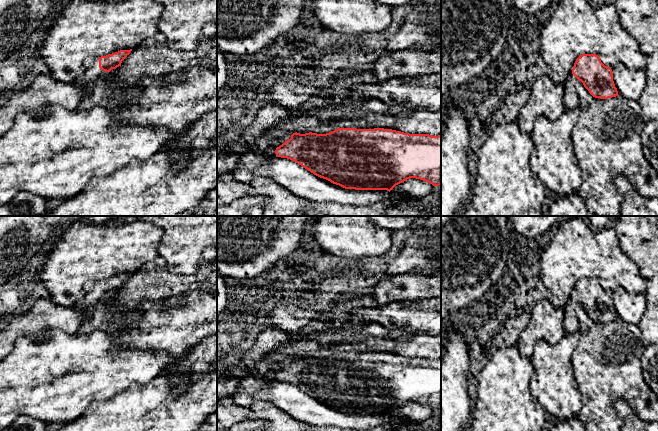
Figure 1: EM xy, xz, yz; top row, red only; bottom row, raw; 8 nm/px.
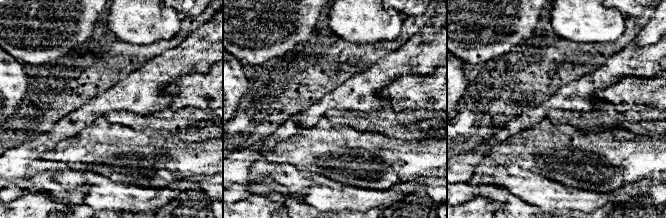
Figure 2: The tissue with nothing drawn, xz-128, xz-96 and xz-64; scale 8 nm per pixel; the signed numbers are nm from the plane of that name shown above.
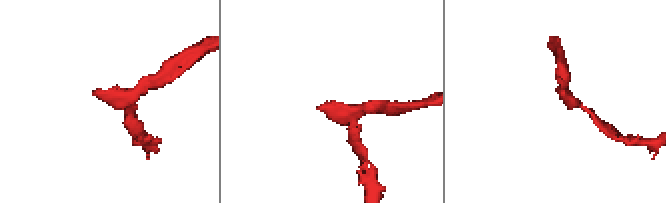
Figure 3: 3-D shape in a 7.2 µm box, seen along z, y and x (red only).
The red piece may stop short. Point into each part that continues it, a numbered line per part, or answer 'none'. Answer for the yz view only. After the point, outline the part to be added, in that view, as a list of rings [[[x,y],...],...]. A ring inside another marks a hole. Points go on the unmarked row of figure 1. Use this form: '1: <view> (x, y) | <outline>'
1: yz (571, 322) | [[[571,298],[564,307],[563,326],[566,334],[579,332],[579,319],[576,312],[577,306],[578,303]]]

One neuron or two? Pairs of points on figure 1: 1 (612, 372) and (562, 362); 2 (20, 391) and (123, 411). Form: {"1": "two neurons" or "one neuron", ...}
{"1": "two neurons", "2": "two neurons"}

